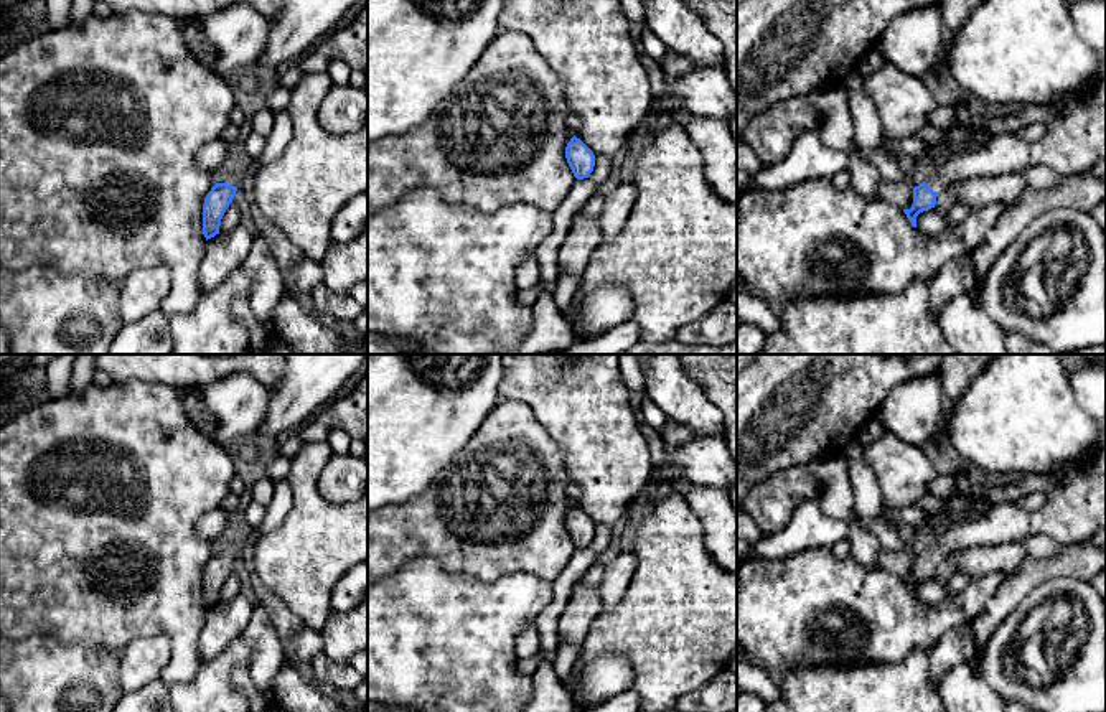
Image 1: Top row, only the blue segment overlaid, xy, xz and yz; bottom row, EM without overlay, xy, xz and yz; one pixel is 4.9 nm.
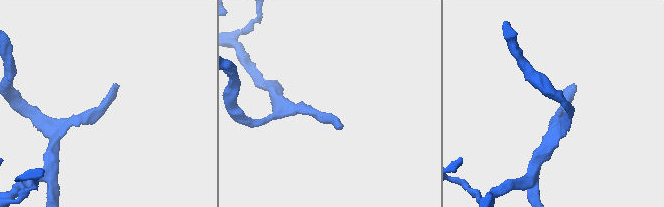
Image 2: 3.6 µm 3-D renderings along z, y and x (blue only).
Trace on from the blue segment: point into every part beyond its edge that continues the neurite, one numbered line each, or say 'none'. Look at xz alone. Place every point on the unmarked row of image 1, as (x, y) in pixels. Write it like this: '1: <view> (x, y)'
none

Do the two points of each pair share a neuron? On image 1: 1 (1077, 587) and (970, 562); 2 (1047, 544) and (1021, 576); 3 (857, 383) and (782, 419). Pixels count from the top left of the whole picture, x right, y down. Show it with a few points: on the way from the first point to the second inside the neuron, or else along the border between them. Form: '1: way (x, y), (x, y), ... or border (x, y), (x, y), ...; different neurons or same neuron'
1: border (1085, 580), (1052, 577), (1035, 585), (1017, 605); different neurons
2: border (1019, 541), (1034, 557), (1054, 557), (1063, 546); different neurons
3: way (839, 383), (818, 383), (800, 401); same neuron

